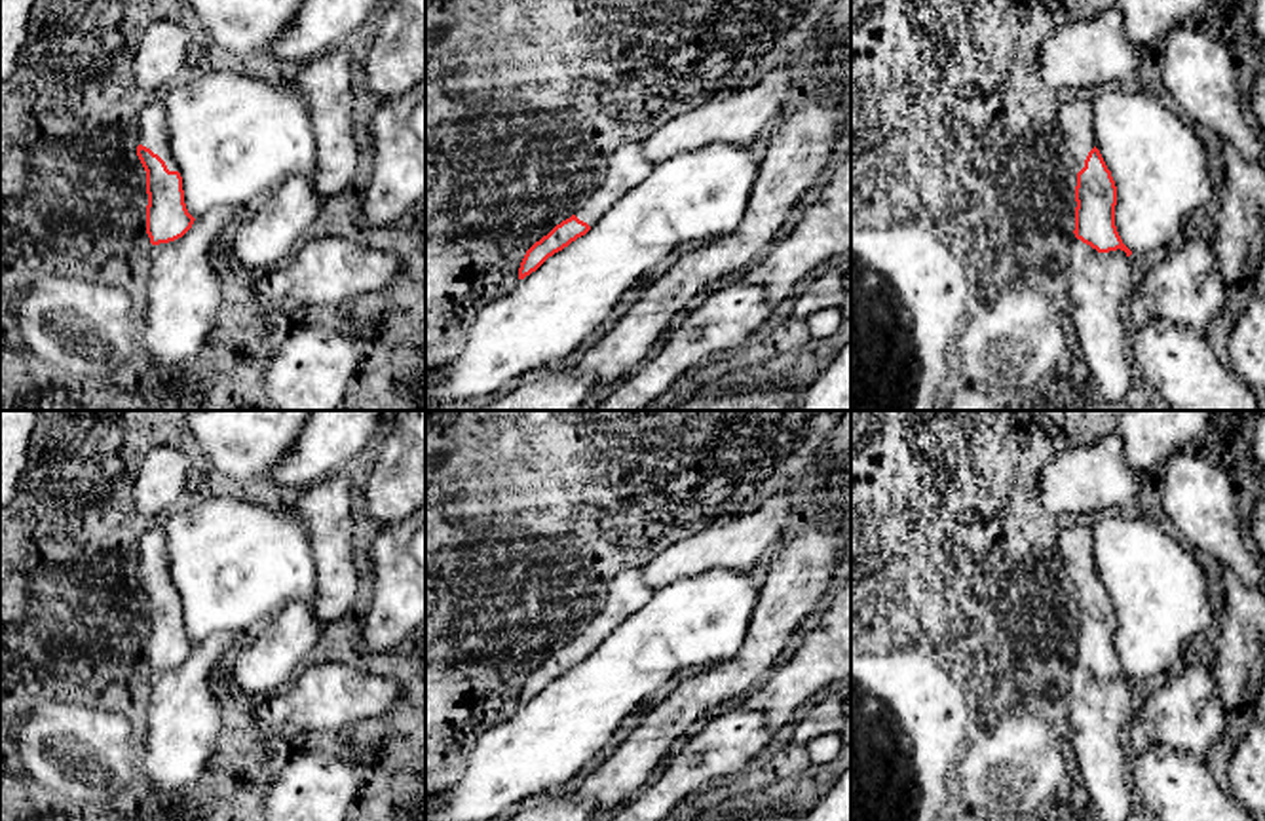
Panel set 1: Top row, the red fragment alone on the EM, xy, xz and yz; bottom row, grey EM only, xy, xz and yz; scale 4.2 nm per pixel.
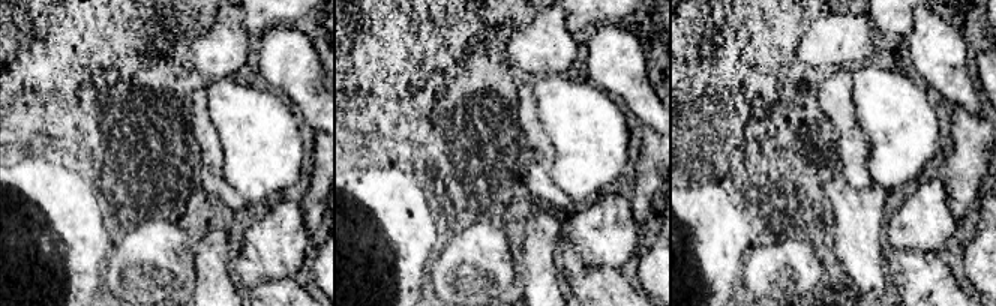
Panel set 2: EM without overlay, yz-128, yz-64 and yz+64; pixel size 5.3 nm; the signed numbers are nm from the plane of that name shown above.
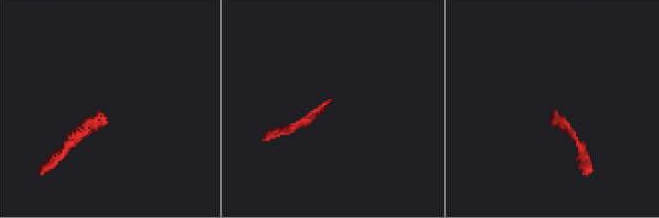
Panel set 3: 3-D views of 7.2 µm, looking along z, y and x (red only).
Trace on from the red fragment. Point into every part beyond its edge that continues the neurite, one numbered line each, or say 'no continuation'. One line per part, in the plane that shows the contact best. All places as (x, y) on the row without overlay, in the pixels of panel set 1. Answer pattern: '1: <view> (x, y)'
1: xy (152, 552)

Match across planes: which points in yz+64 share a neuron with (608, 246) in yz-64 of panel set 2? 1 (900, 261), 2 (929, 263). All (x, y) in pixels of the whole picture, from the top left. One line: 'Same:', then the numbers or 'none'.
Same: none

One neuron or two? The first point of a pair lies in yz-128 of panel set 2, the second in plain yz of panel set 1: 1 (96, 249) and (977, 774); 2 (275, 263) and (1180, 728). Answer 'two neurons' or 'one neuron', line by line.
1: two neurons
2: one neuron

